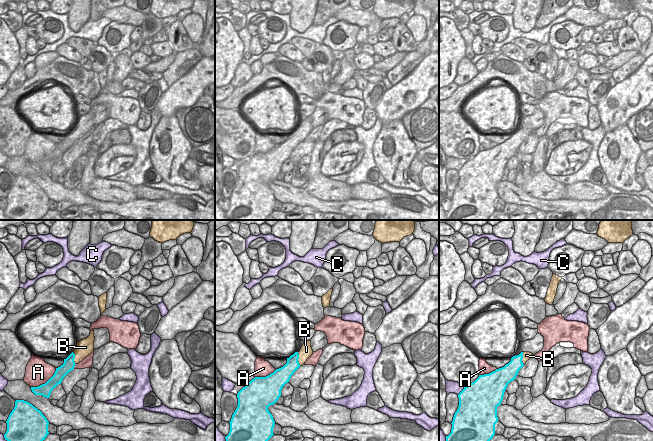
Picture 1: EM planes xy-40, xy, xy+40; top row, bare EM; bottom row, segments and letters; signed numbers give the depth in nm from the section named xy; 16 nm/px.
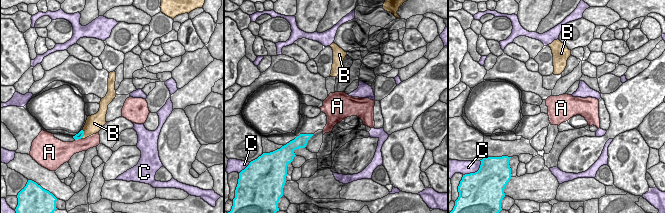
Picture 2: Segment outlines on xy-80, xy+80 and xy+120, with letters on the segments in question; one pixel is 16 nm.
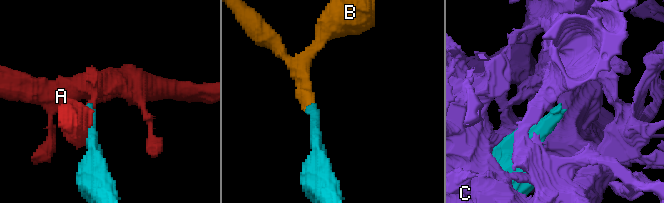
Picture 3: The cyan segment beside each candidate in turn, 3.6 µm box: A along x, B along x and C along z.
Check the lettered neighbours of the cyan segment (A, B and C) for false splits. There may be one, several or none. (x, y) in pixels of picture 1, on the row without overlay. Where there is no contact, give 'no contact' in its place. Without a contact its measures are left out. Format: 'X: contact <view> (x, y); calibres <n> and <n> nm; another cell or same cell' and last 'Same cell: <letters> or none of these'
A: contact xy-40 (46, 158); calibres 200 and 400 nm; another cell
B: contact xy (298, 134); calibres 200 and 200 nm; same cell
C: contact xy+40 (463, 165); calibres 500 and 190 nm; another cell
Same cell: B

